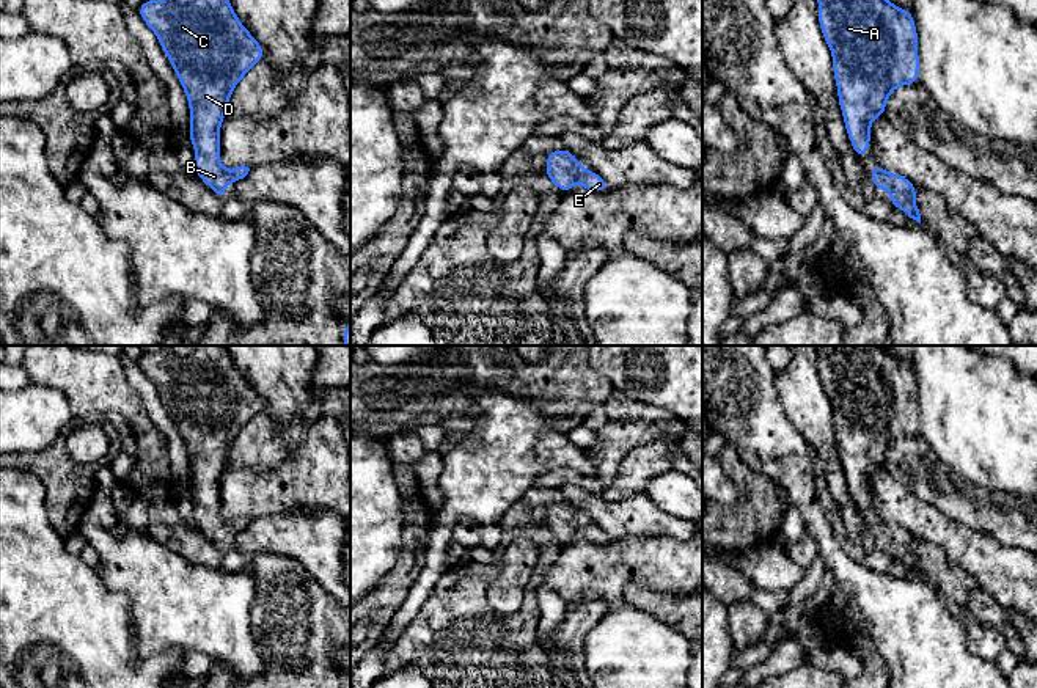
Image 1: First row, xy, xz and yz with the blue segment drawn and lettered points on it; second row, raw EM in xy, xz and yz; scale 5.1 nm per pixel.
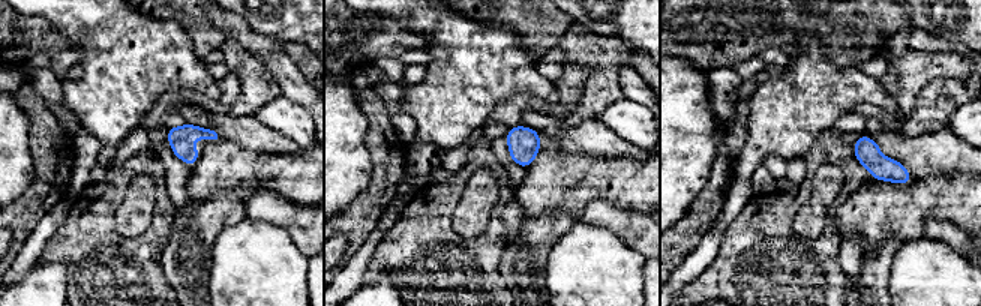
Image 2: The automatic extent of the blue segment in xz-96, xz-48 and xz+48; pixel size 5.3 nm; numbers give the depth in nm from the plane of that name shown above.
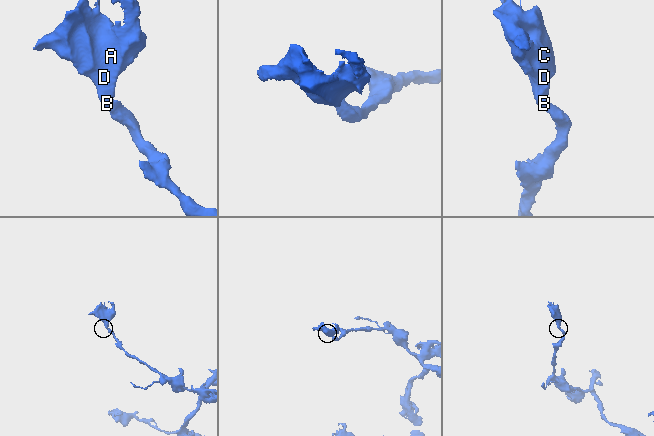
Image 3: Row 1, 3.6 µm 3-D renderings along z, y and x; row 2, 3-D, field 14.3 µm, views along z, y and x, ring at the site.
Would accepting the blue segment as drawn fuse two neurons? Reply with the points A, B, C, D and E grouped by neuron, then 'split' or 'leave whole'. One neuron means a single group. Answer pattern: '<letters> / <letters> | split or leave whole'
A B C D E | leave whole

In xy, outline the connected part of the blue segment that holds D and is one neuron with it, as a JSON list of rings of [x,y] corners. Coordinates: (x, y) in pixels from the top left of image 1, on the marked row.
[[[143,0],[138,11],[156,33],[170,60],[190,107],[189,138],[195,148],[193,170],[220,198],[226,198],[226,182],[233,187],[250,168],[240,165],[226,171],[220,163],[220,124],[226,116],[234,86],[264,58],[264,47],[240,24],[229,0]]]

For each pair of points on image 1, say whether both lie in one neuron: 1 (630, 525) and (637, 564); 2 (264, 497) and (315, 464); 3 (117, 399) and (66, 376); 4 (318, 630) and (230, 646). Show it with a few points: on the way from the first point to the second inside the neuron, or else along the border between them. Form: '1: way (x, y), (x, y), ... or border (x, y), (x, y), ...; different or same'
1: border (670, 537), (626, 536), (610, 539); different
2: way (277, 492), (285, 492), (302, 476); same
3: way (104, 388), (79, 376); same
4: border (250, 605), (250, 633), (263, 662), (263, 671); different

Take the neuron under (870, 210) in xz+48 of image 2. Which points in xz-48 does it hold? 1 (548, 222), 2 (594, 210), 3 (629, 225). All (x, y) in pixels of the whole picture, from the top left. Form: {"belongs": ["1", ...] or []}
{"belongs": []}

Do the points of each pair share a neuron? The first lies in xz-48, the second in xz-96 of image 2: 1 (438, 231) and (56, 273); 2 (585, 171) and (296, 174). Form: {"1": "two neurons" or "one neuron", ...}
{"1": "two neurons", "2": "one neuron"}

